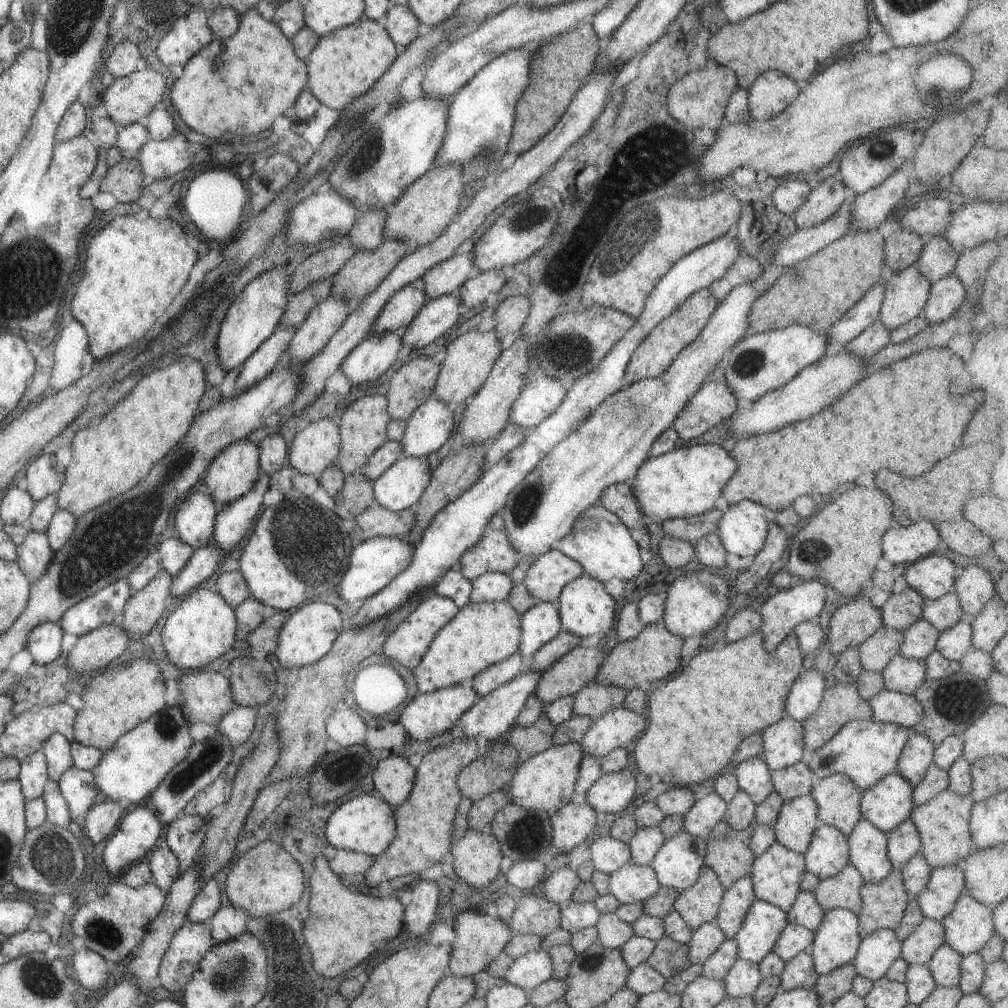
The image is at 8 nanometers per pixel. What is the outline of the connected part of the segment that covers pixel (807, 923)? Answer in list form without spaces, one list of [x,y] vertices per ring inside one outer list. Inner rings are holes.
[[[799,890],[789,910],[786,910],[785,913],[789,923],[801,925],[814,933],[821,924],[824,910],[818,905],[818,902],[815,902],[812,892]]]

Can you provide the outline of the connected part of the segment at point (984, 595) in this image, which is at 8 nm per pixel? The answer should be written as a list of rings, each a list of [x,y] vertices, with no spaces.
[[[967,566],[954,580],[953,592],[966,619],[974,617],[994,595],[994,582],[980,566]]]

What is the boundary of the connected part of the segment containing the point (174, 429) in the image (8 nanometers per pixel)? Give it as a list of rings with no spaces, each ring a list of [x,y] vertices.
[[[189,357],[143,374],[123,400],[116,402],[95,424],[75,433],[64,481],[55,492],[57,509],[80,517],[145,478],[151,467],[185,436],[200,409],[198,402],[204,388],[202,366]]]

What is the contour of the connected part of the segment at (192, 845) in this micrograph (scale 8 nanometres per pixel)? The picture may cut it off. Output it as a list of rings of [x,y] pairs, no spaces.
[[[181,815],[165,830],[165,844],[178,860],[178,876],[198,859],[199,847],[204,839],[205,819],[197,815]]]

